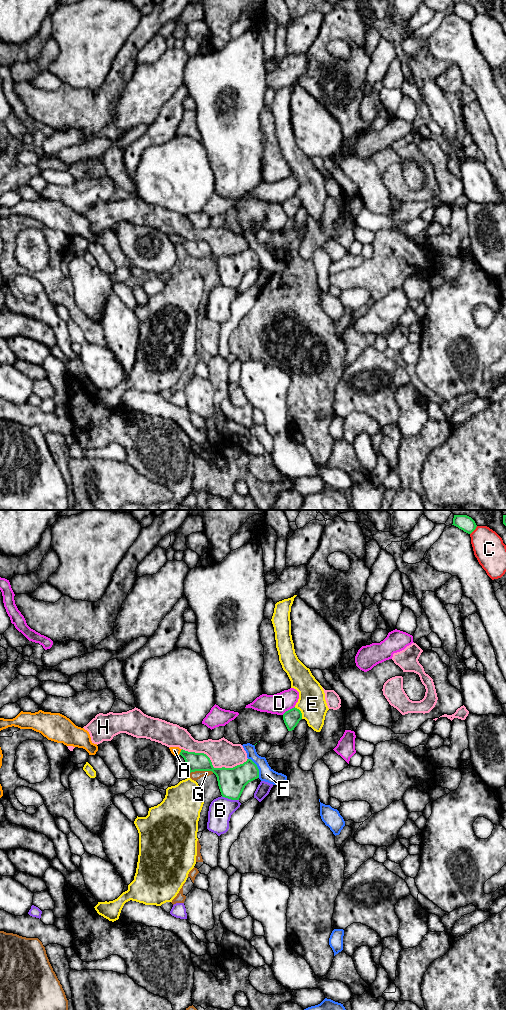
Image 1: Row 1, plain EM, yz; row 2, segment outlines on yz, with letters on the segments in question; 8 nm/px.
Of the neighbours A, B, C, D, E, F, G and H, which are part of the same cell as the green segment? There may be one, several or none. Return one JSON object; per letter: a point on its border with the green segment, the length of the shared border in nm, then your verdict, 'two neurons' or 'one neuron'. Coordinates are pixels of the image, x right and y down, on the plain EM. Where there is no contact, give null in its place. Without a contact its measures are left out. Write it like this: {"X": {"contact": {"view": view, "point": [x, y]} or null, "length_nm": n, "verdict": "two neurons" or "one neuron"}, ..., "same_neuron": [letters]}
{"A": {"contact": {"view": "yz", "point": [180, 240]}, "length_nm": 60, "verdict": "one neuron"}, "B": {"contact": {"view": "yz", "point": [230, 286]}, "length_nm": 150, "verdict": "two neurons"}, "C": {"contact": {"view": "yz", "point": [474, 17]}, "length_nm": 90, "verdict": "two neurons"}, "D": {"contact": {"view": "yz", "point": [288, 198]}, "length_nm": 120, "verdict": "two neurons"}, "E": {"contact": {"view": "yz", "point": [300, 200]}, "length_nm": 120, "verdict": "two neurons"}, "F": {"contact": {"view": "yz", "point": [257, 255]}, "length_nm": 180, "verdict": "two neurons"}, "G": {"contact": {"view": "yz", "point": [201, 258]}, "length_nm": 190, "verdict": "two neurons"}, "H": {"contact": {"view": "yz", "point": [212, 254]}, "length_nm": 550, "verdict": "two neurons"}, "same_neuron": ["A"]}

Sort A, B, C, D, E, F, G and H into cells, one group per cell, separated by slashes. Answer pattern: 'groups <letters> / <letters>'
groups A / B / C / D / E / F / G / H

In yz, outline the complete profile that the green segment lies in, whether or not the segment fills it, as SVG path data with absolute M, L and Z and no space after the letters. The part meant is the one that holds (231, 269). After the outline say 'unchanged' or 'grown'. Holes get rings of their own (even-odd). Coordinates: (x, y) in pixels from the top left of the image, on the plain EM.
M179 235L169 237L174 244L181 243L184 246L190 261L212 259L217 265L222 285L231 288L239 288L245 274L259 266L259 257L251 247L233 256L214 256L210 246L204 241L188 240Z | grown

